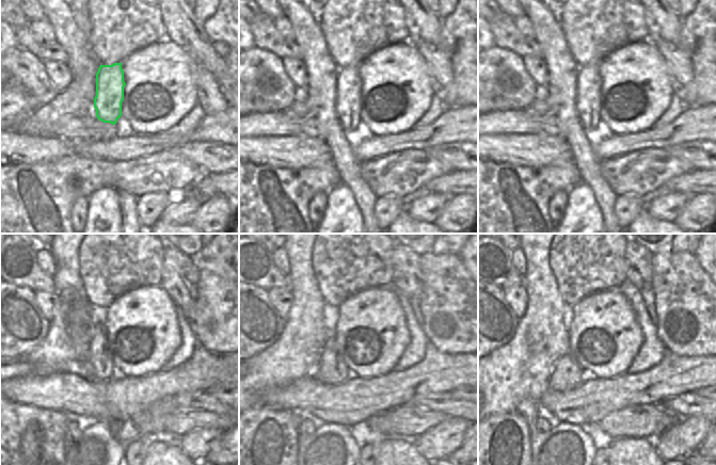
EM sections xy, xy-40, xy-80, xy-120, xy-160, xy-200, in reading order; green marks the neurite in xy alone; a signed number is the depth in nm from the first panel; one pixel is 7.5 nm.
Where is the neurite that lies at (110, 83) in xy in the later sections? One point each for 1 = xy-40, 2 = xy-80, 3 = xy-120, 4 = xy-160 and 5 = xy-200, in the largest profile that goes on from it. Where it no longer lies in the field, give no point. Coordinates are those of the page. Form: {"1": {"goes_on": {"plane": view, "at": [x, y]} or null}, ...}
{"1": {"goes_on": {"plane": "xy-40", "at": [348, 98]}}, "2": {"goes_on": {"plane": "xy-80", "at": [588, 81]}}, "3": {"goes_on": {"plane": "xy-120", "at": [99, 367]}}, "4": {"goes_on": {"plane": "xy-160", "at": [331, 369]}}, "5": {"goes_on": {"plane": "xy-200", "at": [566, 375]}}}

